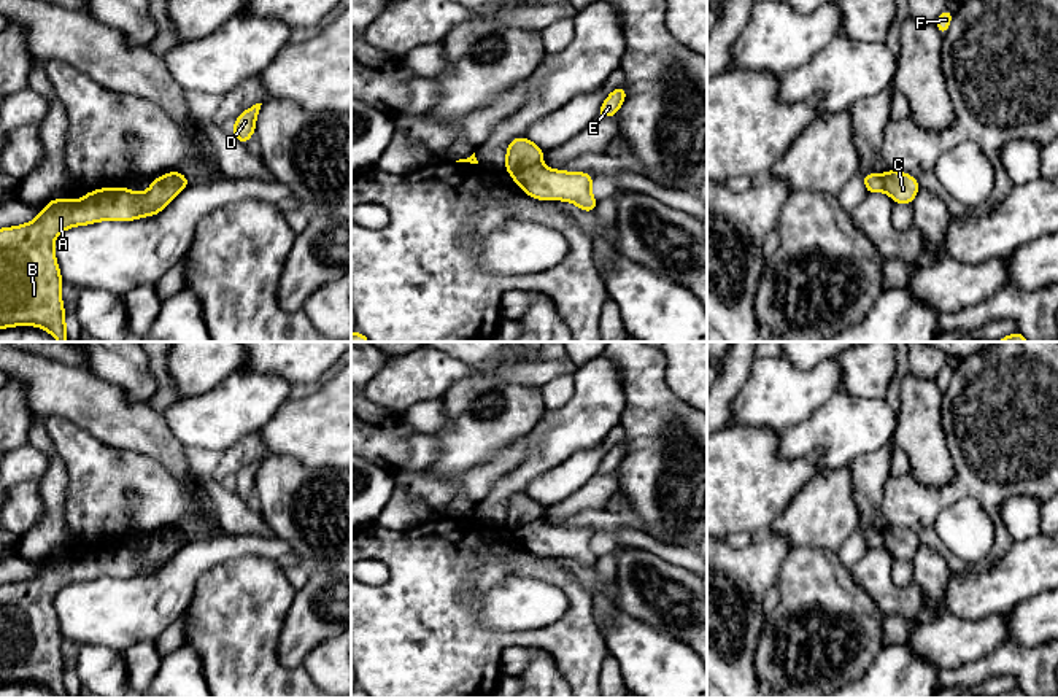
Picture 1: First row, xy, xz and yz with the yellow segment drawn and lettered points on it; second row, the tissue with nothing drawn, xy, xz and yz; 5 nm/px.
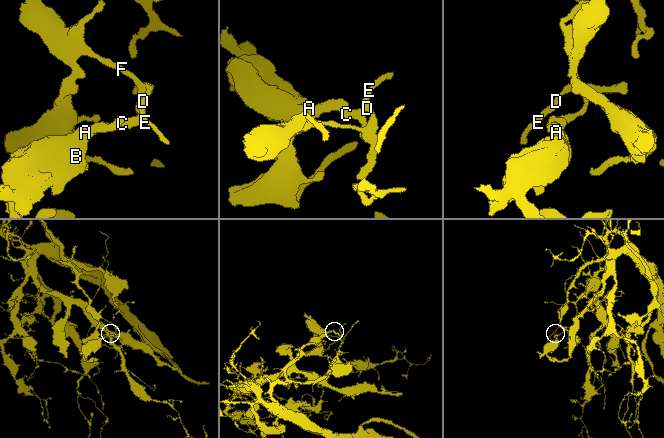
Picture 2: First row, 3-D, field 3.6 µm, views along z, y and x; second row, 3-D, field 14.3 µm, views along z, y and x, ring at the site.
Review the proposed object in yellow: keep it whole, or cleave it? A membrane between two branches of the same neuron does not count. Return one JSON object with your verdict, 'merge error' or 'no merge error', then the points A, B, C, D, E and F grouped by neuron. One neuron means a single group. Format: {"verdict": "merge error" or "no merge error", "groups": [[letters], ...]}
{"verdict": "merge error", "groups": [["A", "B"], ["C", "D", "E", "F"]]}

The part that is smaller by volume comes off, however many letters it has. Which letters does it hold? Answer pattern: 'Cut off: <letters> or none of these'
Cut off: A, B

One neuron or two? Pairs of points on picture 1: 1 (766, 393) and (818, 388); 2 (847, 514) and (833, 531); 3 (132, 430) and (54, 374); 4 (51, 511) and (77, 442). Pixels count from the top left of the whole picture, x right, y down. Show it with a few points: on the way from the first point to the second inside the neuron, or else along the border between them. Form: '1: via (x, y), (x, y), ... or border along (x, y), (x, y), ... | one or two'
1: via (779, 393), (801, 393), (806, 390) | one
2: via (842, 519), (834, 527) | one
3: via (113, 418), (100, 407), (73, 393) | one
4: border along (51, 438), (67, 479), (65, 511) | two

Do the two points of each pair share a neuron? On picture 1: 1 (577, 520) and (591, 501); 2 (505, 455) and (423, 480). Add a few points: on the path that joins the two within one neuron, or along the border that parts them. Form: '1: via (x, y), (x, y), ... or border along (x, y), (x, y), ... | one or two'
1: border along (602, 507), (579, 511), (563, 517), (548, 517) | two
2: via (485, 474), (474, 484), (444, 487) | one

